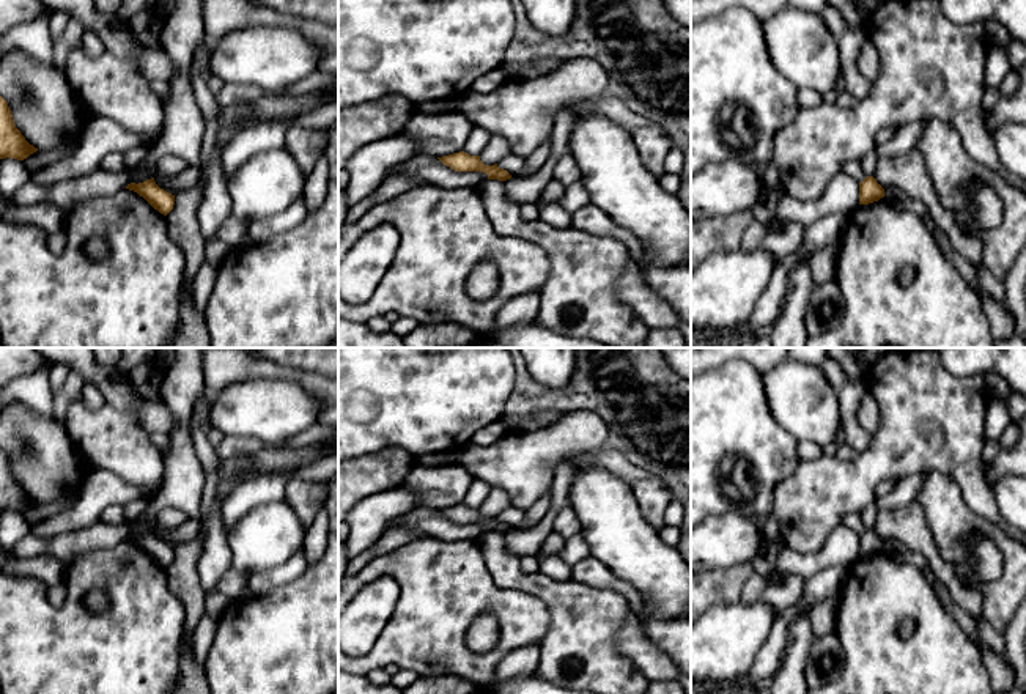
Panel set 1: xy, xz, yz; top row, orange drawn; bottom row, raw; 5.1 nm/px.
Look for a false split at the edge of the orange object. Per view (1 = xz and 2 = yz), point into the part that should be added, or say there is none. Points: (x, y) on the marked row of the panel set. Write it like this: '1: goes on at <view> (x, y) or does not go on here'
1: does not go on here
2: does not go on here

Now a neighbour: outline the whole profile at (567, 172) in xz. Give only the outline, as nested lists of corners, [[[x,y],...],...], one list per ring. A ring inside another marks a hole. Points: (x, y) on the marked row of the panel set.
[[[563,156],[552,173],[554,179],[562,183],[565,187],[581,179],[581,170],[571,156]]]

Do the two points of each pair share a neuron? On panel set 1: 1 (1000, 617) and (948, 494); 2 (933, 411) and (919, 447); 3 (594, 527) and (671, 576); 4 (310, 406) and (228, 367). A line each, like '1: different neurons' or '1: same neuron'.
1: same neuron
2: same neuron
3: same neuron
4: different neurons

